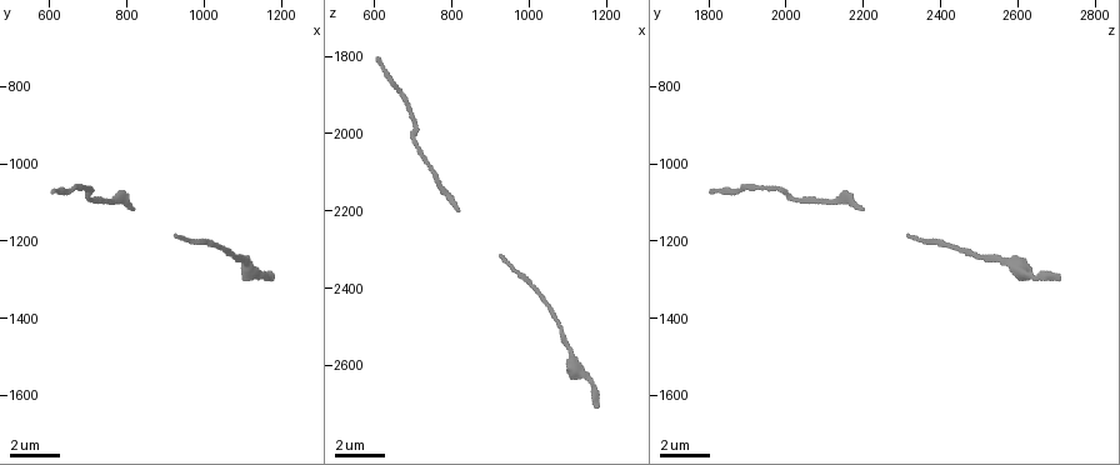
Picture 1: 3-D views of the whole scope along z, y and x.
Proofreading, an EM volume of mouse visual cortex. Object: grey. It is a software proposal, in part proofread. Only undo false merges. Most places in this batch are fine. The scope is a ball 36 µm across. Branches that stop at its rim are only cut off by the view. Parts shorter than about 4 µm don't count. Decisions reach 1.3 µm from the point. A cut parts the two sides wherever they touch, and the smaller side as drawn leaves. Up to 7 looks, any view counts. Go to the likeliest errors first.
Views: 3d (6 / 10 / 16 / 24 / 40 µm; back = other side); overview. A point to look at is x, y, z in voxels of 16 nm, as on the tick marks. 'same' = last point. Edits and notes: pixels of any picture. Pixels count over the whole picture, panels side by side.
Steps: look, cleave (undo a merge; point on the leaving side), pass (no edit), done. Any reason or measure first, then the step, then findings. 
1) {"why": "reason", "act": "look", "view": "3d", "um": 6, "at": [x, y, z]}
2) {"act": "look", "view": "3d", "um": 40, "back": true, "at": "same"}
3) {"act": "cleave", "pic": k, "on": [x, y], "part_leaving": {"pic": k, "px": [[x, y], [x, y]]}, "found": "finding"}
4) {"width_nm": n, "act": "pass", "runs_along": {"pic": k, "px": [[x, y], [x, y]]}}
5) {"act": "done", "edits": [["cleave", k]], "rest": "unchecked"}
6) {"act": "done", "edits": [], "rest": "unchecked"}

{"why": "calibre changes", "act": "look", "view": "3d", "um": 10, "at": [740, 1095, 2095]}

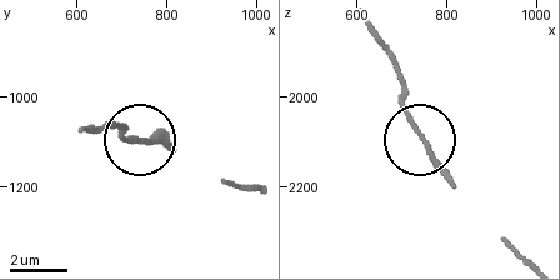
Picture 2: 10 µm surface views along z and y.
{"act": "pass", "found": "all the same cell"}

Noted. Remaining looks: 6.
{"why": "thick turns thin", "act": "look", "view": "3d", "um": 10, "at": [1090, 1240, 2530]}

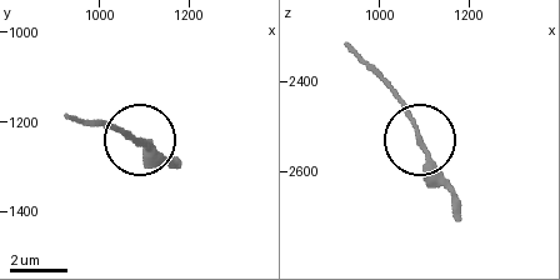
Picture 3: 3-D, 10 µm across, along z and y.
{"act": "pass", "found": "one cell here"}

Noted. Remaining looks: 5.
{"act": "look", "view": "3d", "um": 16, "at": [930, 1190, 2325]}

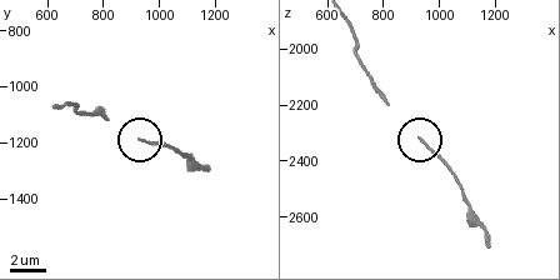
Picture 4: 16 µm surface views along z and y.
{"act": "look", "view": "3d", "um": 16, "back": true, "at": "same"}

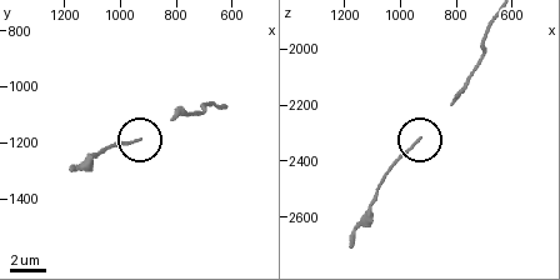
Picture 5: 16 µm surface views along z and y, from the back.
{"act": "pass", "found": "continuous, no second cell"}

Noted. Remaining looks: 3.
{"act": "done", "edits": [], "rest": "unchecked"}

